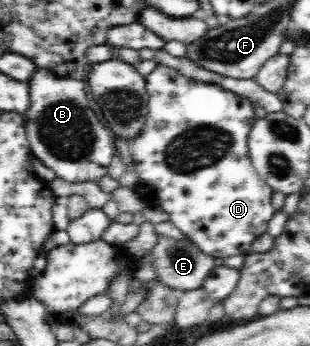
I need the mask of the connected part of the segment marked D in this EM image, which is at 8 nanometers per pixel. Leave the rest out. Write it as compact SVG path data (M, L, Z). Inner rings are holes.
M158 64L146 78L148 113L142 133L129 140L138 182L134 189L152 209L168 213L170 222L212 258L248 256L252 243L268 231L274 217L273 190L252 165L247 137L257 118L254 103L219 85L188 78L177 69Z

